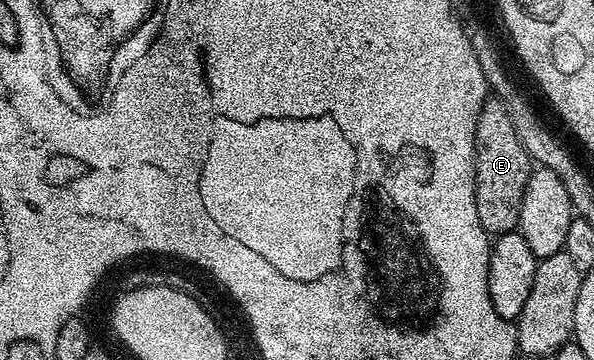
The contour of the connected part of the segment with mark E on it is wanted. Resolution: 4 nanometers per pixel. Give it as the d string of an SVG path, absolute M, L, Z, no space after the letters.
M486 98L477 122L477 184L475 185L475 209L479 213L479 222L491 237L506 235L508 231L517 231L519 225L519 209L523 205L523 193L527 189L531 160L523 149L516 133L516 125L501 99Z

